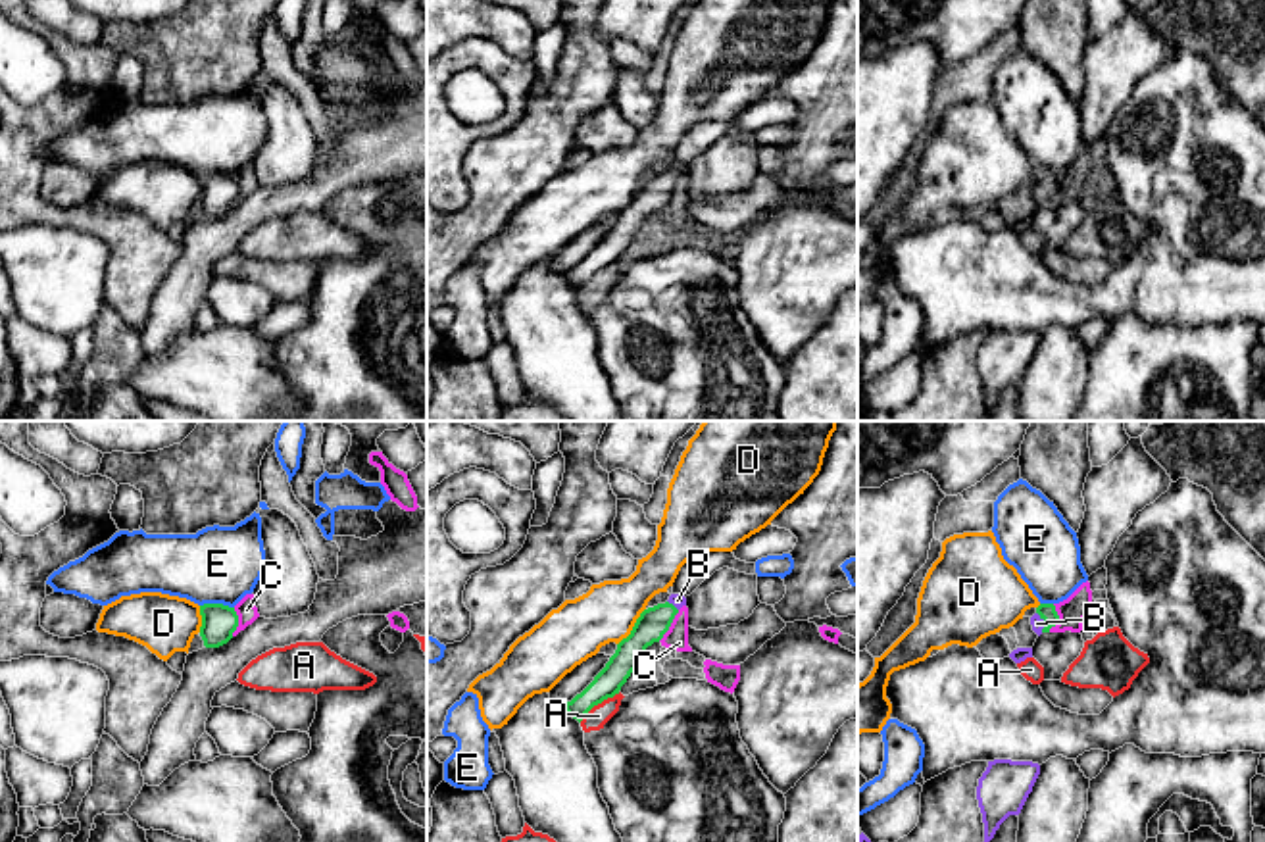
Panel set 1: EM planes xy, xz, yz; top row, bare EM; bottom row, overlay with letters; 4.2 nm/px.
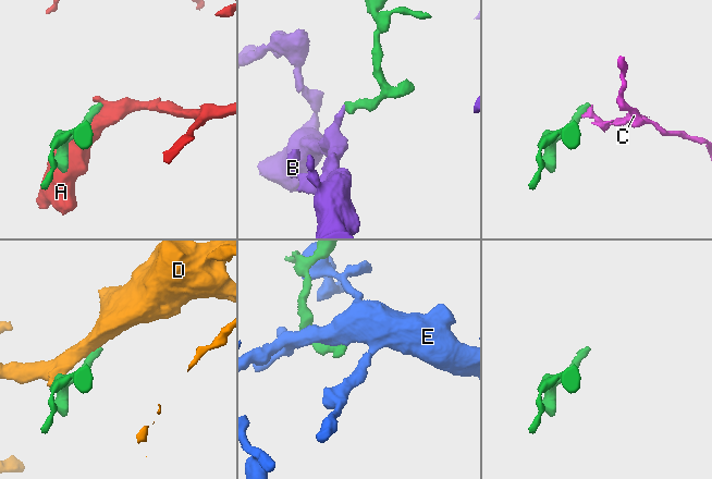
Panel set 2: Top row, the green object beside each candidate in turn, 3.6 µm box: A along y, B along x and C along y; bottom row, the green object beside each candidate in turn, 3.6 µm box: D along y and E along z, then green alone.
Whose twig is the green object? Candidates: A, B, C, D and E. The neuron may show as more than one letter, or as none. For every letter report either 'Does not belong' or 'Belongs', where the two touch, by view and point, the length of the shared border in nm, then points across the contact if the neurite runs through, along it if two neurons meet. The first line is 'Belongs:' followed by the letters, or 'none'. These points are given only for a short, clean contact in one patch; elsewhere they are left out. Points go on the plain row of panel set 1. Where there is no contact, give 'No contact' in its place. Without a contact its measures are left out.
Belongs: B
A: Does not belong. Touches green at xz (598, 272). Shared border 220 nm. Boundary: xz (620, 262), (598, 272), (579, 291)
B: Belongs. Touches green at yz (1044, 191). Shared border 90 nm. Path across: yz (1046, 181), (1044, 191), (1037, 193)
C: Does not belong. Touches green at xz (669, 195). Shared border 160 nm. Boundary: xz (679, 179), (669, 198), (658, 210)
D: Does not belong. Touches green at xz (633, 197). Shared border 200 nm
E: Does not belong. Touches green at xy (218, 173). Shared border 140 nm. Boundary: xy (200, 173), (227, 173), (233, 177)

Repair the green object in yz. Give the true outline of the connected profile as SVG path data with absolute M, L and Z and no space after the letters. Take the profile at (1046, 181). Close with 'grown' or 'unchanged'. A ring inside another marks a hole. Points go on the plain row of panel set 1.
M1040 173L1036 183L1030 186L1032 200L1040 206L1050 202L1052 196L1059 192L1059 185L1054 173Z | grown

